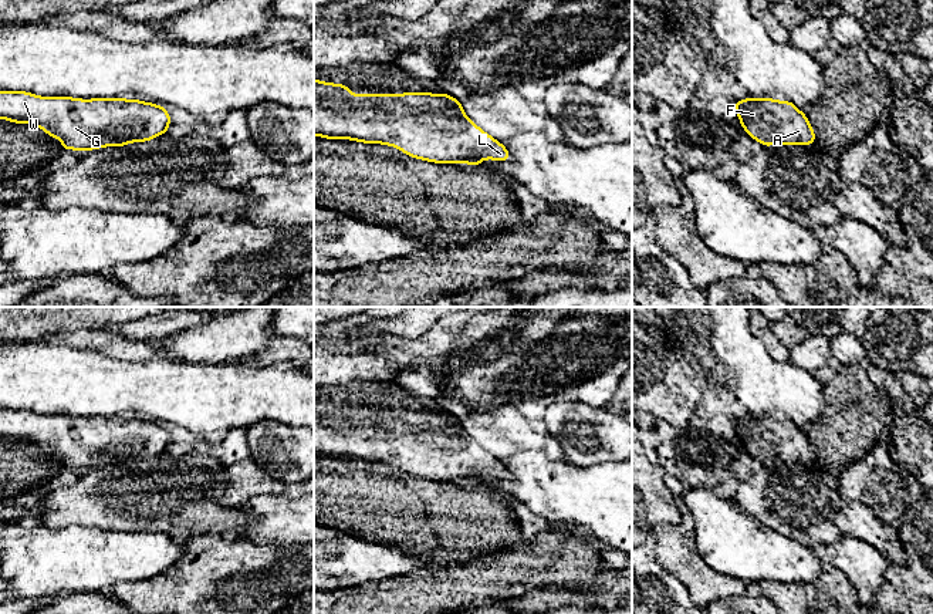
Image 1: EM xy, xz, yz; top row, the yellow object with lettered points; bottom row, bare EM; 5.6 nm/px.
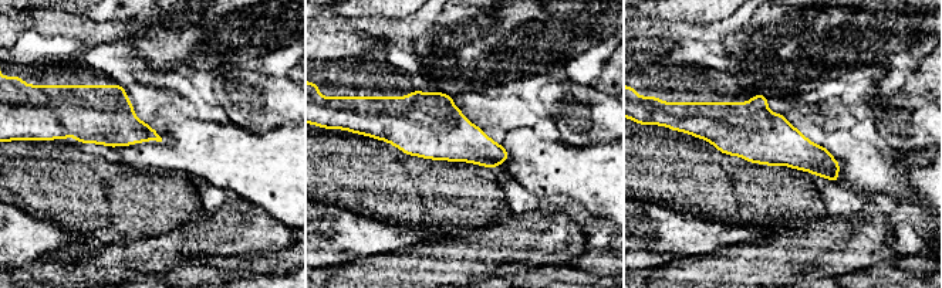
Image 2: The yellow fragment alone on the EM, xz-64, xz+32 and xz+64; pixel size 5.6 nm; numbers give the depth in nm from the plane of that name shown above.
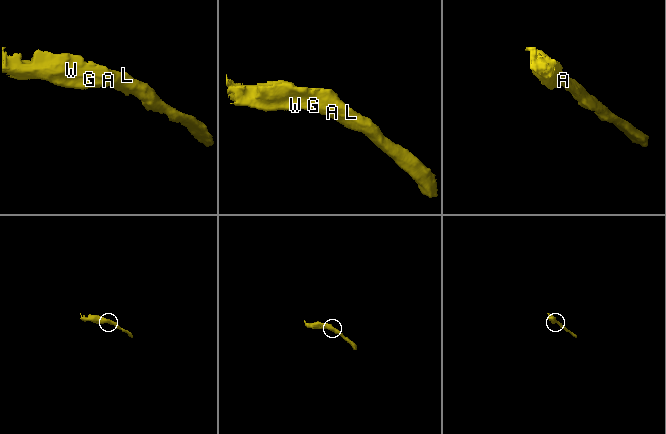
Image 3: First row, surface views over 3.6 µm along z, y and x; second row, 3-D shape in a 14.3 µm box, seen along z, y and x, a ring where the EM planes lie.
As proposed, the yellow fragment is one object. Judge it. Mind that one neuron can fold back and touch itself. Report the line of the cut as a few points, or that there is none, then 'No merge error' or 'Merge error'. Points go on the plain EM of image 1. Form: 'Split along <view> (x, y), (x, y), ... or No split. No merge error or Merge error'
No split. No merge error

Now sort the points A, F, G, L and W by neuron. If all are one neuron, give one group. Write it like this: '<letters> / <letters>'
A F G L W

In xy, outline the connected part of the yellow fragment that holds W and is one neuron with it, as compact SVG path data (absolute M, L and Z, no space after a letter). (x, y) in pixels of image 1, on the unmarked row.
M0 409L0 438L33 442L60 458L65 469L151 459L166 452L170 442L165 425L152 421L38 415L24 409Z

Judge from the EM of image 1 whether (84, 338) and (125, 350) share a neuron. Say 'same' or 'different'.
same

